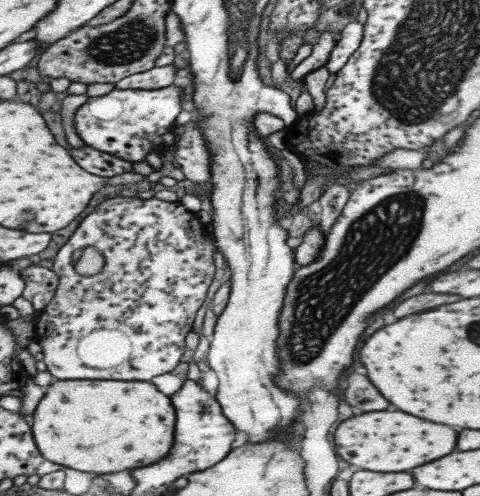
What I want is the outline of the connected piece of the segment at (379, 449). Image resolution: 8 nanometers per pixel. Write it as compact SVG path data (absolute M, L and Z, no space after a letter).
M365 412L361 416L347 418L333 432L335 452L349 464L371 472L403 472L425 462L437 460L455 448L455 432L447 426L419 420L415 416L395 412Z

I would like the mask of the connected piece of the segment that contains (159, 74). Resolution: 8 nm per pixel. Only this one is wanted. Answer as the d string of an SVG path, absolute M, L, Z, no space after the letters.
M169 64L169 66L157 66L148 72L133 74L133 76L127 76L127 78L119 80L117 84L114 84L114 88L120 90L152 90L166 88L175 84L177 72L179 72L179 68L177 68L175 64Z

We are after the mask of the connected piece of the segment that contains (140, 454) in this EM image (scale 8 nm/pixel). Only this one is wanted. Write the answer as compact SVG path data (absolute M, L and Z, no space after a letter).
M57 380L56 382L57 384L49 385L49 390L45 392L45 396L40 400L39 406L37 406L31 418L31 426L34 429L36 443L43 456L47 457L47 460L51 460L55 464L63 464L66 468L89 472L97 477L101 477L103 474L135 470L135 468L143 468L143 466L161 462L173 450L175 430L177 430L175 424L178 422L175 405L171 402L172 397L161 392L152 382L147 382L147 384L127 384L123 380Z

